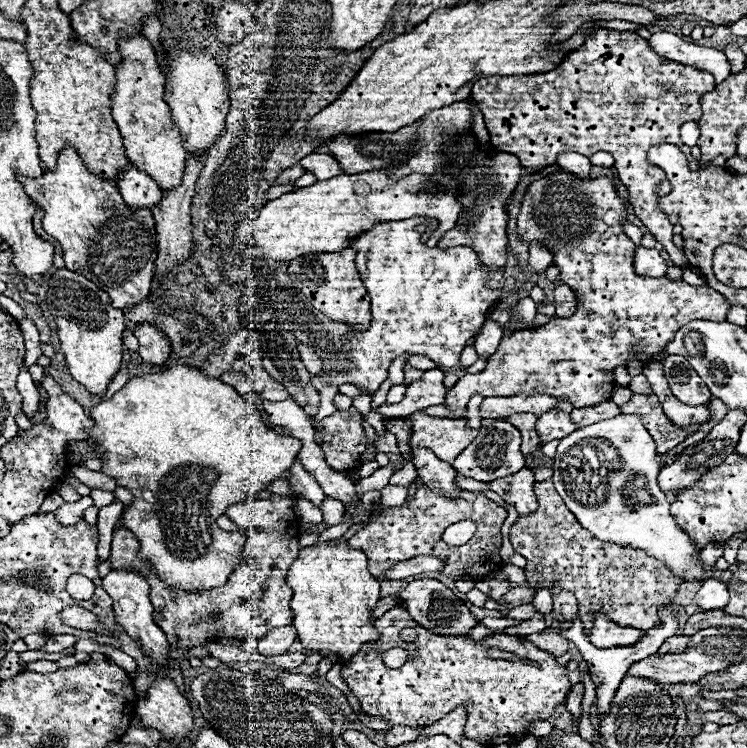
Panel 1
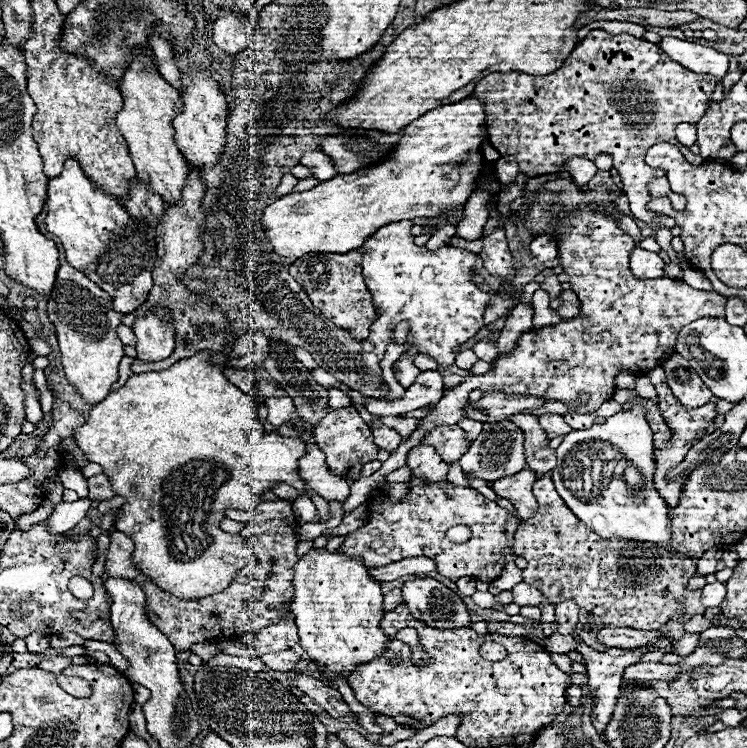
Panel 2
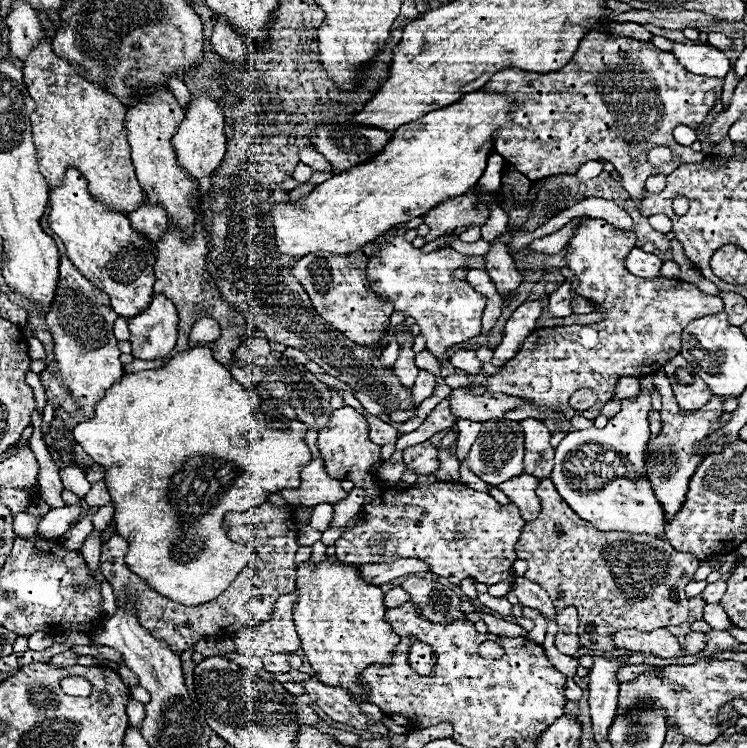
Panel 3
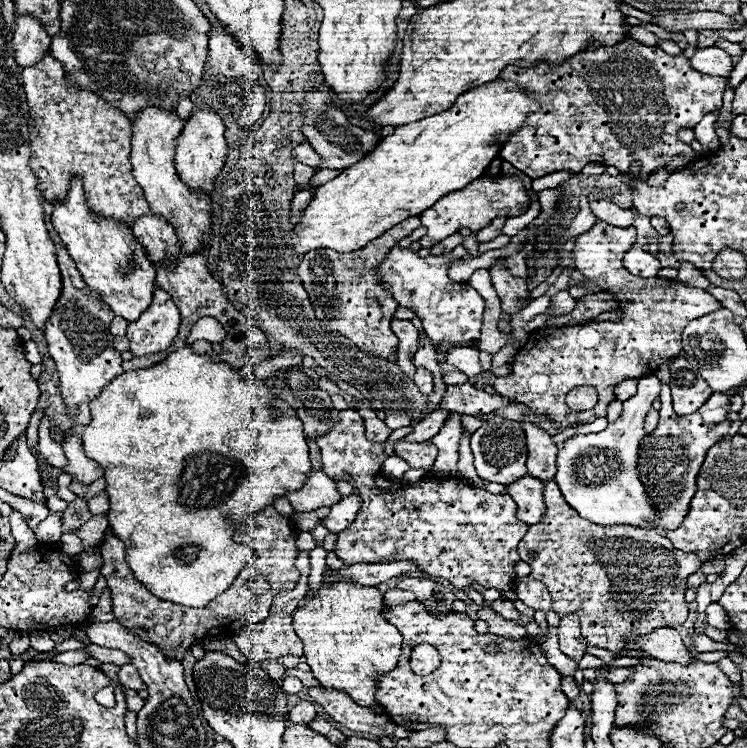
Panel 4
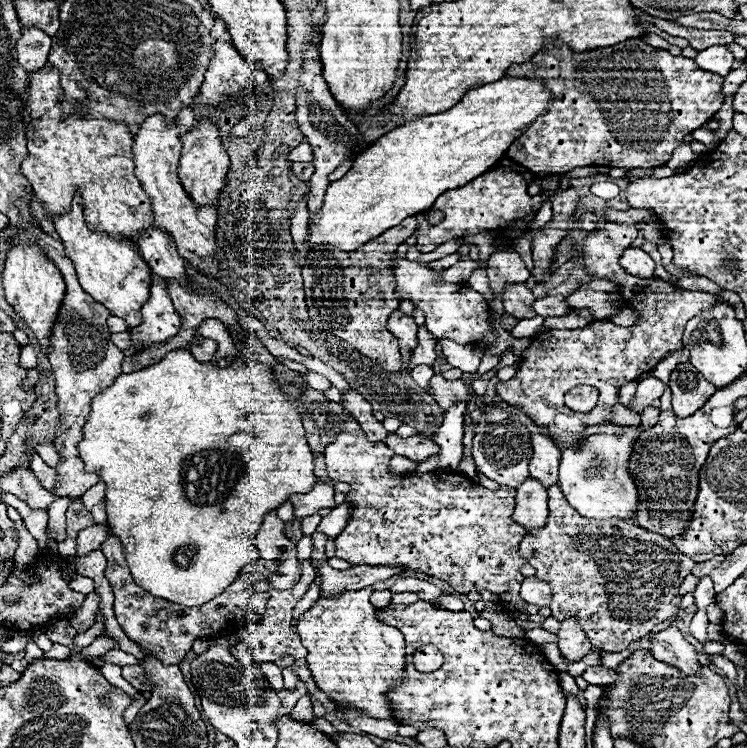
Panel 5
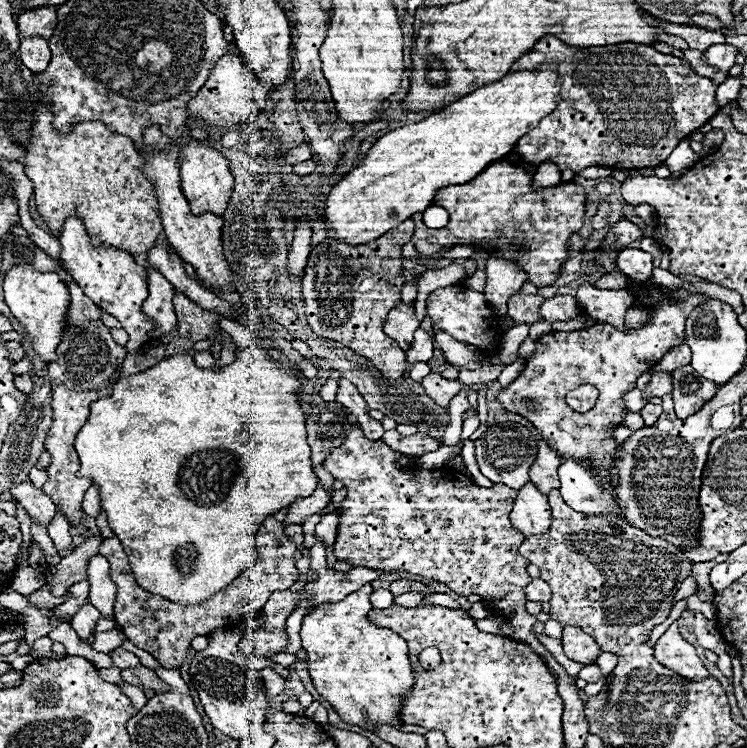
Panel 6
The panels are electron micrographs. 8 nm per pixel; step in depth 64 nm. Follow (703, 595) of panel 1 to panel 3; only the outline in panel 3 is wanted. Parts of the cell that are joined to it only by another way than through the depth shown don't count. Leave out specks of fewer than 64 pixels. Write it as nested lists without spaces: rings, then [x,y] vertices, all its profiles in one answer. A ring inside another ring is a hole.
[[[718,580],[718,582],[708,584],[706,590],[702,592],[702,596],[704,596],[704,600],[706,600],[708,604],[718,604],[720,598],[724,596],[724,592],[726,592],[726,580]]]

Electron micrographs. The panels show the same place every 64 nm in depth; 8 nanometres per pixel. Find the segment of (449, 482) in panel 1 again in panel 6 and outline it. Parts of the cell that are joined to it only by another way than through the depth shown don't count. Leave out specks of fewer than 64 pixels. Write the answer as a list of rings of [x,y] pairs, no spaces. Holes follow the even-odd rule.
[[[390,430],[390,434],[384,434],[382,442],[386,442],[386,446],[390,446],[392,450],[406,454],[406,456],[422,456],[422,454],[438,448],[438,440],[434,440],[430,436],[422,436],[422,434],[402,436],[396,430]]]

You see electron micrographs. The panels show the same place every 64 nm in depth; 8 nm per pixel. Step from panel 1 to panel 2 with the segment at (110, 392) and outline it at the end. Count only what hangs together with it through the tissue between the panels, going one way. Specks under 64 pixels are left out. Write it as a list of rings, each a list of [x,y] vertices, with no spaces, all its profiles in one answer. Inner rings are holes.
[[[124,356],[121,359],[121,362],[119,364],[119,377],[115,384],[112,385],[112,388],[110,388],[110,391],[114,391],[120,386],[123,386],[126,383],[126,380],[133,374],[133,372],[130,370],[130,366],[132,362],[134,361],[134,358],[129,356]]]

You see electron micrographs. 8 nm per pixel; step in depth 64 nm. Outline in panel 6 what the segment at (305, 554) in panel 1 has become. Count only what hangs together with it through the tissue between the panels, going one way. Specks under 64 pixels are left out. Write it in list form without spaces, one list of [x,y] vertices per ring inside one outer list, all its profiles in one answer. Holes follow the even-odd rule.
[[[362,588],[360,594],[348,594],[344,600],[336,603],[324,603],[310,610],[302,620],[302,648],[308,652],[308,672],[312,678],[312,684],[316,686],[318,694],[326,698],[326,702],[336,710],[336,714],[352,726],[358,728],[372,728],[376,724],[388,724],[394,728],[400,728],[404,722],[400,718],[404,694],[412,690],[414,676],[408,660],[408,648],[406,642],[394,634],[392,630],[376,628],[372,622],[368,622],[368,610],[372,610],[368,596],[372,594],[372,588]]]

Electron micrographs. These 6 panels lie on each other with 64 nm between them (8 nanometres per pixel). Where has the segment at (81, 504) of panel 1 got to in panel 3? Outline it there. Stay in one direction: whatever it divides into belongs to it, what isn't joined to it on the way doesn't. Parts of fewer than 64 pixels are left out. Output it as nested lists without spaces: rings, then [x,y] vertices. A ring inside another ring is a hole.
[[[64,506],[64,508],[52,508],[38,524],[38,534],[46,540],[58,540],[72,524],[72,520],[80,514],[80,506]]]

